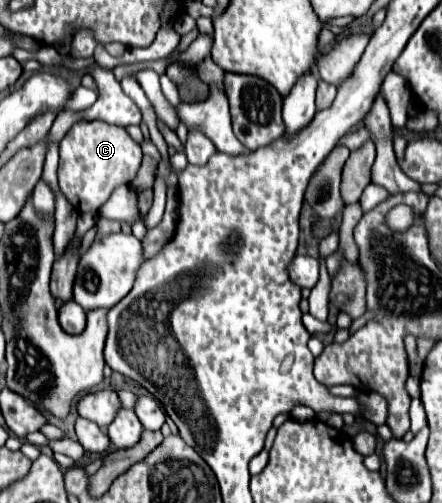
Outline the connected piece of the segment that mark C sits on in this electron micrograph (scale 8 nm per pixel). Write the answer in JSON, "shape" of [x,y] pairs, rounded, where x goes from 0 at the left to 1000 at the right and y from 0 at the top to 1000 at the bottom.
{"shape":[[[176,241],[154,256],[136,280],[131,364],[145,392],[172,412],[172,419],[222,419],[249,392],[253,376],[271,364],[294,364],[321,324],[321,296],[285,264],[281,252],[244,249],[235,241]]]}

